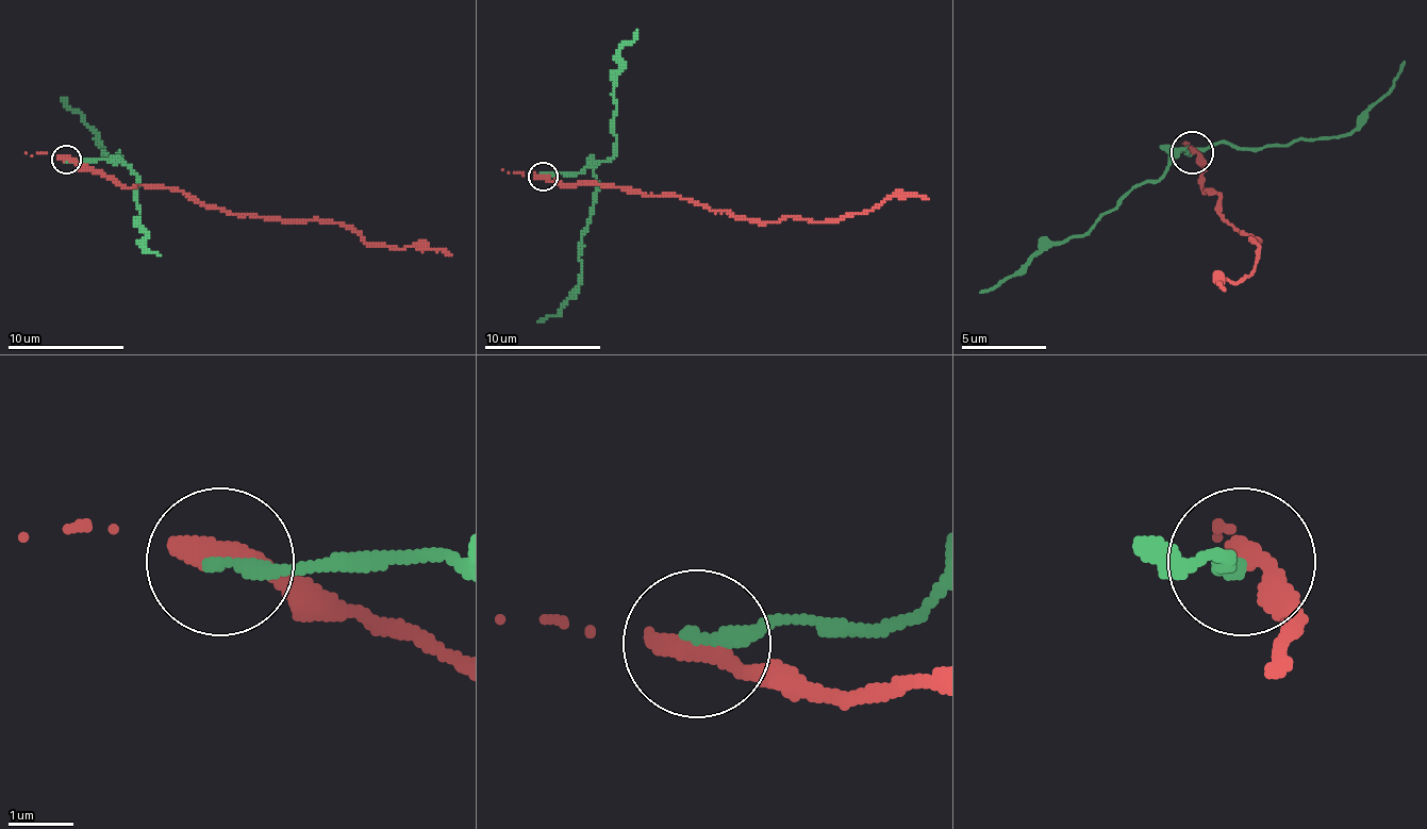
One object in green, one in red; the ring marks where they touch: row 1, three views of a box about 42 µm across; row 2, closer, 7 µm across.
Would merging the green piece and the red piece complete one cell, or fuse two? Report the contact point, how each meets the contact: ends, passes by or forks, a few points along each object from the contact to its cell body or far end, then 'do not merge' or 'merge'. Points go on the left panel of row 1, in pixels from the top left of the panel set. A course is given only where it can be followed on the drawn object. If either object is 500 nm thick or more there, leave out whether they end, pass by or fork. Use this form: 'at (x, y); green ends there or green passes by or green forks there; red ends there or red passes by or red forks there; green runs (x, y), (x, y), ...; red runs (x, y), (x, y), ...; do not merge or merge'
at (66, 160); green ends there; red ends there; green runs (67, 159), (122, 155), (104, 155), (101, 150), (104, 150), (79, 112), (61, 98); red runs (67, 159), (87, 165), (128, 187), (163, 185), (233, 214), (344, 222), (367, 244), (446, 249), (451, 254); do not merge

